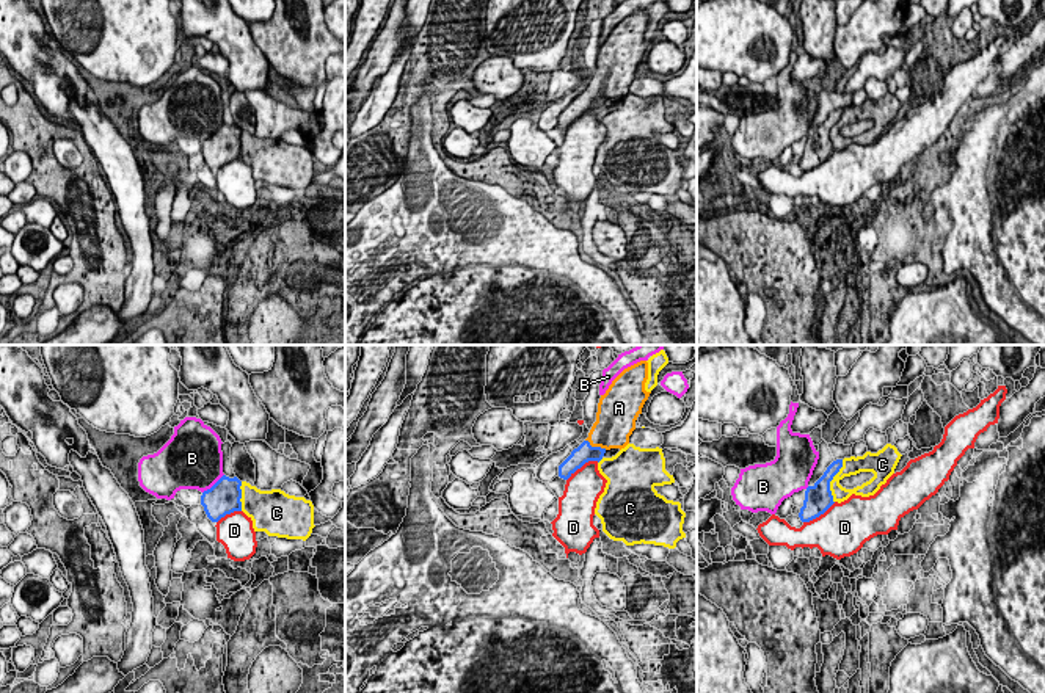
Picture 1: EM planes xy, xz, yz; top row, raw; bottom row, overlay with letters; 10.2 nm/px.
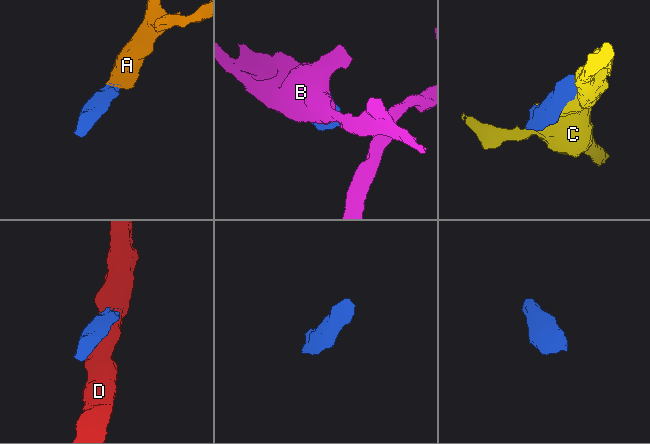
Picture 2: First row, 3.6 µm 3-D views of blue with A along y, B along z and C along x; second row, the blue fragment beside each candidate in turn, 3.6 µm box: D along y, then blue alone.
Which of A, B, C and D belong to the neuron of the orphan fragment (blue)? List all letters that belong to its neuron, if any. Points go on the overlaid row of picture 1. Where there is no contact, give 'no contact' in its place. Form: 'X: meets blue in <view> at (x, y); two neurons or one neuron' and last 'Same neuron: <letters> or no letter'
A: meets blue in xz at (597, 447); one neuron
B: meets blue in xy at (214, 485); two neurons
C: meets blue in yz at (830, 480); two neurons
D: meets blue in xz at (582, 464); two neurons
Same neuron: A

